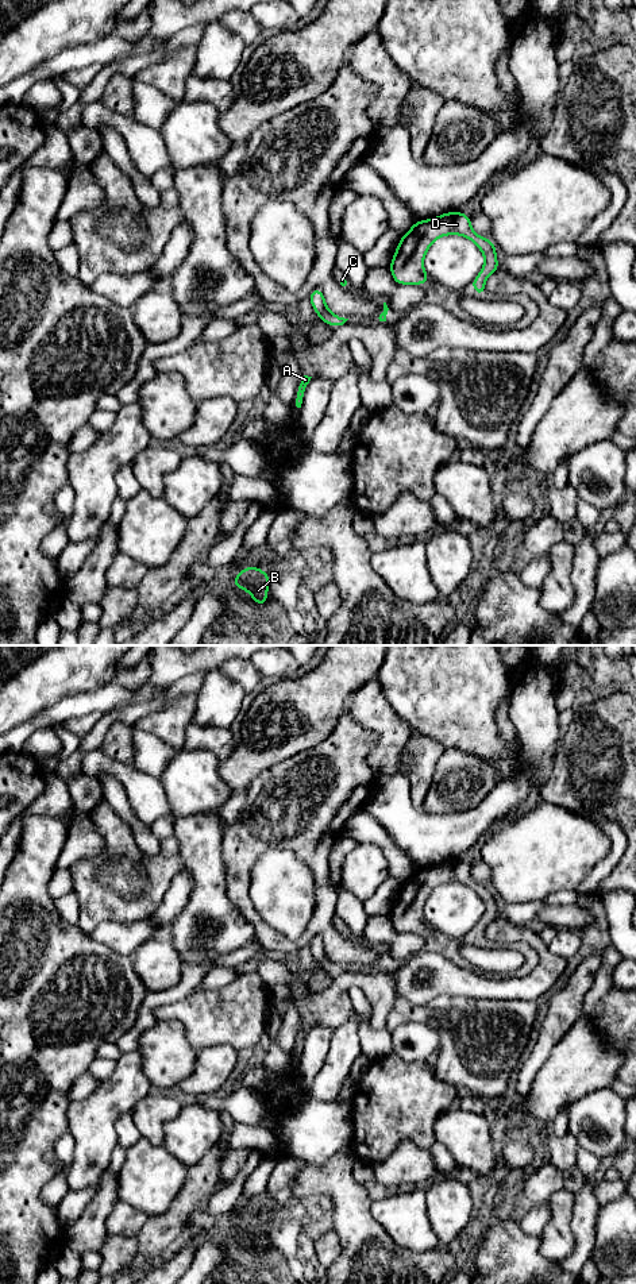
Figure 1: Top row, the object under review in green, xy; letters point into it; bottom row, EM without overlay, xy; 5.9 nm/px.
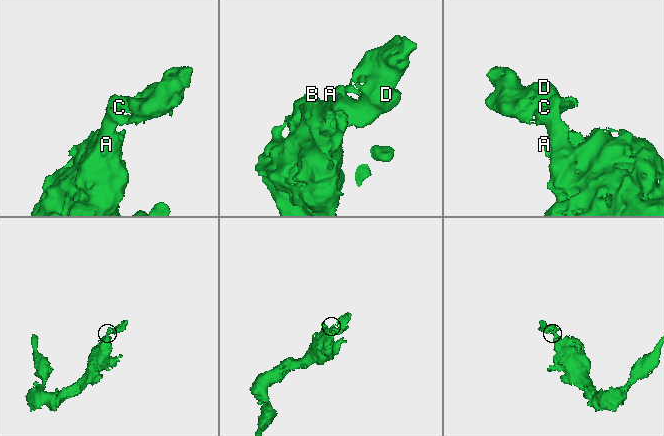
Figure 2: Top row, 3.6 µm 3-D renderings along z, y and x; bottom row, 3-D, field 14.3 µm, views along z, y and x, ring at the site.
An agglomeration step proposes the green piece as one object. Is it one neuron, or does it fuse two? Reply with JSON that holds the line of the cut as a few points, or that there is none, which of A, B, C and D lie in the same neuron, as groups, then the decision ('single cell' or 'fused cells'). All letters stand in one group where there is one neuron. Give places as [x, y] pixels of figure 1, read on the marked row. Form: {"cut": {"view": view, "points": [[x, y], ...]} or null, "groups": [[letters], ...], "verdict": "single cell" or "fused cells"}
{"cut": null, "groups": [["A", "B", "C", "D"]], "verdict": "single cell"}

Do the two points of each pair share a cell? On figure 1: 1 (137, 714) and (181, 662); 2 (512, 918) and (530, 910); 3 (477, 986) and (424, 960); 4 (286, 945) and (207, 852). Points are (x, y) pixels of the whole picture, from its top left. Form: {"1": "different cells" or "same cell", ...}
{"1": "different cells", "2": "same cell", "3": "same cell", "4": "different cells"}

